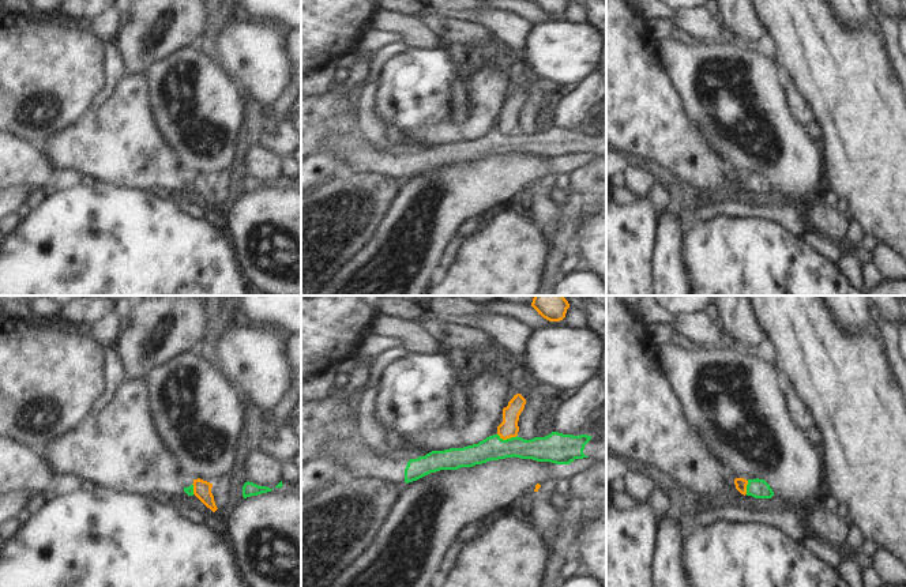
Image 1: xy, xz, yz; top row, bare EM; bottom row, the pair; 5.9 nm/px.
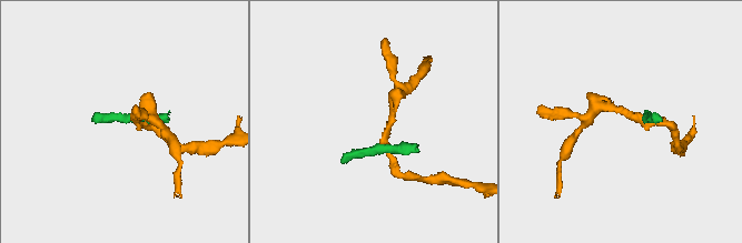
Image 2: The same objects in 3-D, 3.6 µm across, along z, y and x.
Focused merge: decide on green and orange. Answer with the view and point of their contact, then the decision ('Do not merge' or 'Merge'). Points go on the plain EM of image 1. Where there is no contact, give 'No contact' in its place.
Touches green at xz (507, 134). Do not merge

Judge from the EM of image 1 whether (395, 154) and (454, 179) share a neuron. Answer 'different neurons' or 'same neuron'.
different neurons

